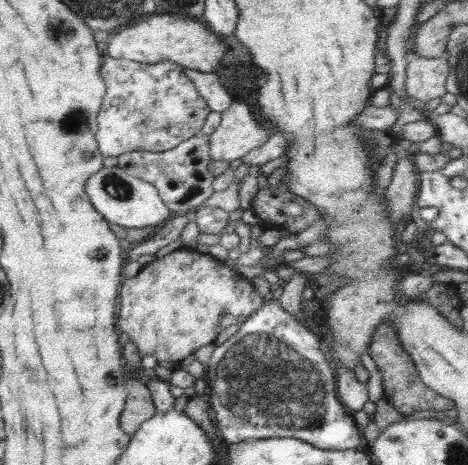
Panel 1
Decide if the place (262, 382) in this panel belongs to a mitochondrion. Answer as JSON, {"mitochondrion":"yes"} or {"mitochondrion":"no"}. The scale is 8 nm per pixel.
{"mitochondrion":"yes"}

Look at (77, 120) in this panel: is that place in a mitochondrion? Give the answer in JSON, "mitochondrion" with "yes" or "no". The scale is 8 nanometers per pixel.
{"mitochondrion":"yes"}

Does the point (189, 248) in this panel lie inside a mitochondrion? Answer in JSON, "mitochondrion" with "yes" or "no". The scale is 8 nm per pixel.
{"mitochondrion":"no"}

